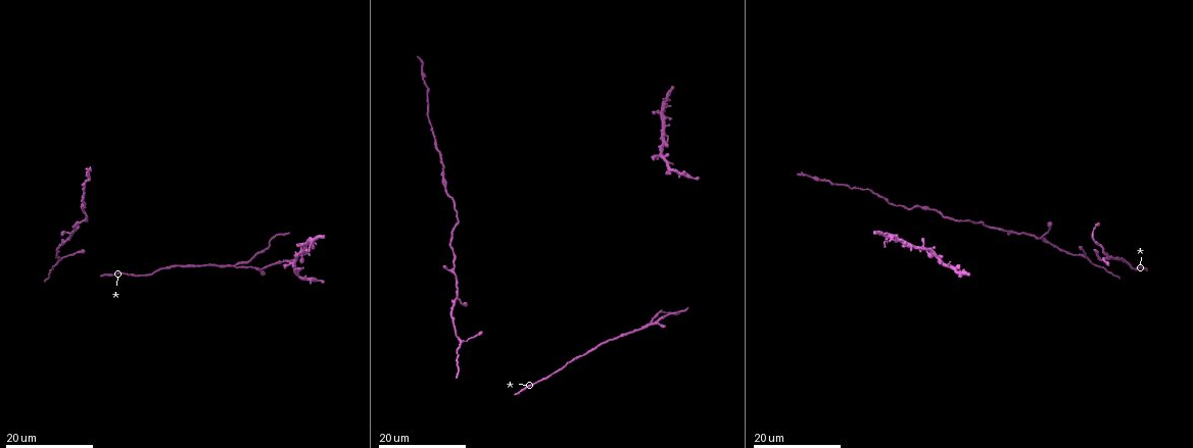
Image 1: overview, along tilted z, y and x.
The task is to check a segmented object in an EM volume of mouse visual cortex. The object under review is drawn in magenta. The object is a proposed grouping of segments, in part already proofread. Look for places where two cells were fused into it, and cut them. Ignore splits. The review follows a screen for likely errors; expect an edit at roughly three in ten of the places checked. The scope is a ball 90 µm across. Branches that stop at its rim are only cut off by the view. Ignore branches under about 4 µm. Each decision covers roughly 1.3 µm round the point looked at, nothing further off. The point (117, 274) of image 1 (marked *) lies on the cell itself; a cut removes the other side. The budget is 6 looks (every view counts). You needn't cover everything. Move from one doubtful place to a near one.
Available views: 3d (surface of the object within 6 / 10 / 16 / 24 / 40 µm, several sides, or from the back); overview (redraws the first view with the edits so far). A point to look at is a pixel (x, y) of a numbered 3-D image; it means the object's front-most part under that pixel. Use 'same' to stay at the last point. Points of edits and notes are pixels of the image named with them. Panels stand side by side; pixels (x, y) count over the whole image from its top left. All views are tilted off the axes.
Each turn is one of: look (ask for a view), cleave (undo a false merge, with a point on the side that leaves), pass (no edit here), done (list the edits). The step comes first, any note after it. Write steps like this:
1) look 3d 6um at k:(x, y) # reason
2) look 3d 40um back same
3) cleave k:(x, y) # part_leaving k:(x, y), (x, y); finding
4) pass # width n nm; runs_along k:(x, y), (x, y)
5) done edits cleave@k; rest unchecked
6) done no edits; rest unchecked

look 3d 16um at 1:(462, 342) # arms part here

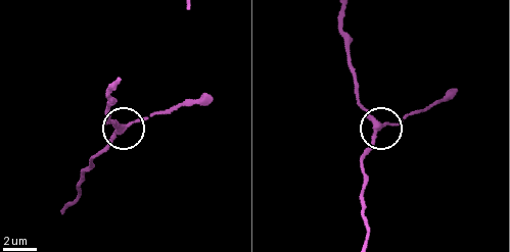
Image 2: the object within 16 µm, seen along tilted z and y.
look 3d 6um at 2:(378, 124)

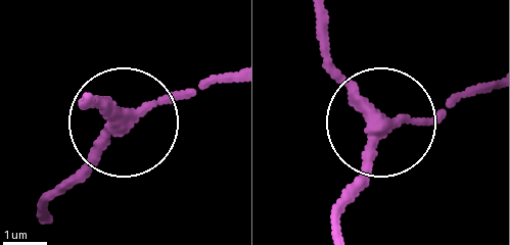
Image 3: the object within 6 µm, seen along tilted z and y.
pass # continuous, no second cell

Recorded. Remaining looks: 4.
look 3d 16um at 1:(236, 266) # branch point

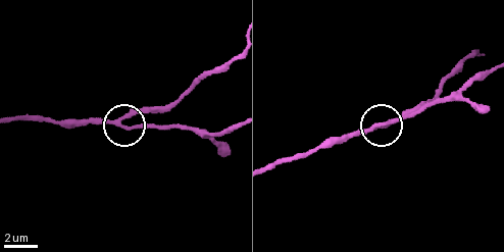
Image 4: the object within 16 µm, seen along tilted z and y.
look 3d 10um at 4:(122, 118)

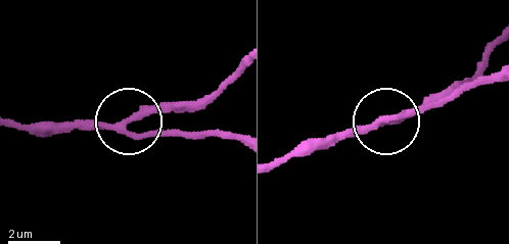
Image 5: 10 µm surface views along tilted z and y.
pass # side_arm 17 um; runs_along 5:(20, 125), (125, 125), (199, 99); all the same cell

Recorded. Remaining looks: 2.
look 3d 16um at 1:(444, 176) # sudden change in width

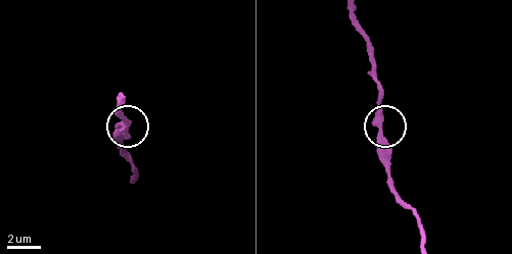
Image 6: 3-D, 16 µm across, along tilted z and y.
look 3d 6um at 6:(379, 125) # zoom in

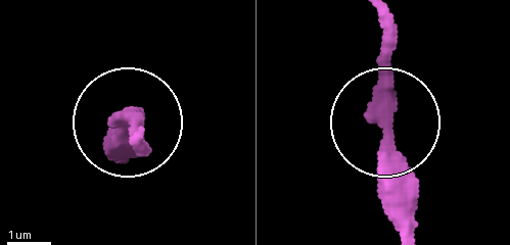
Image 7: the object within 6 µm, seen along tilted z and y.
pass # width 360 nm; runs_along 7:(406, 232), (404, 166), (387, 112), (393, 16); one cell here

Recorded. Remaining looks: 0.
done no edits; rest unchecked

